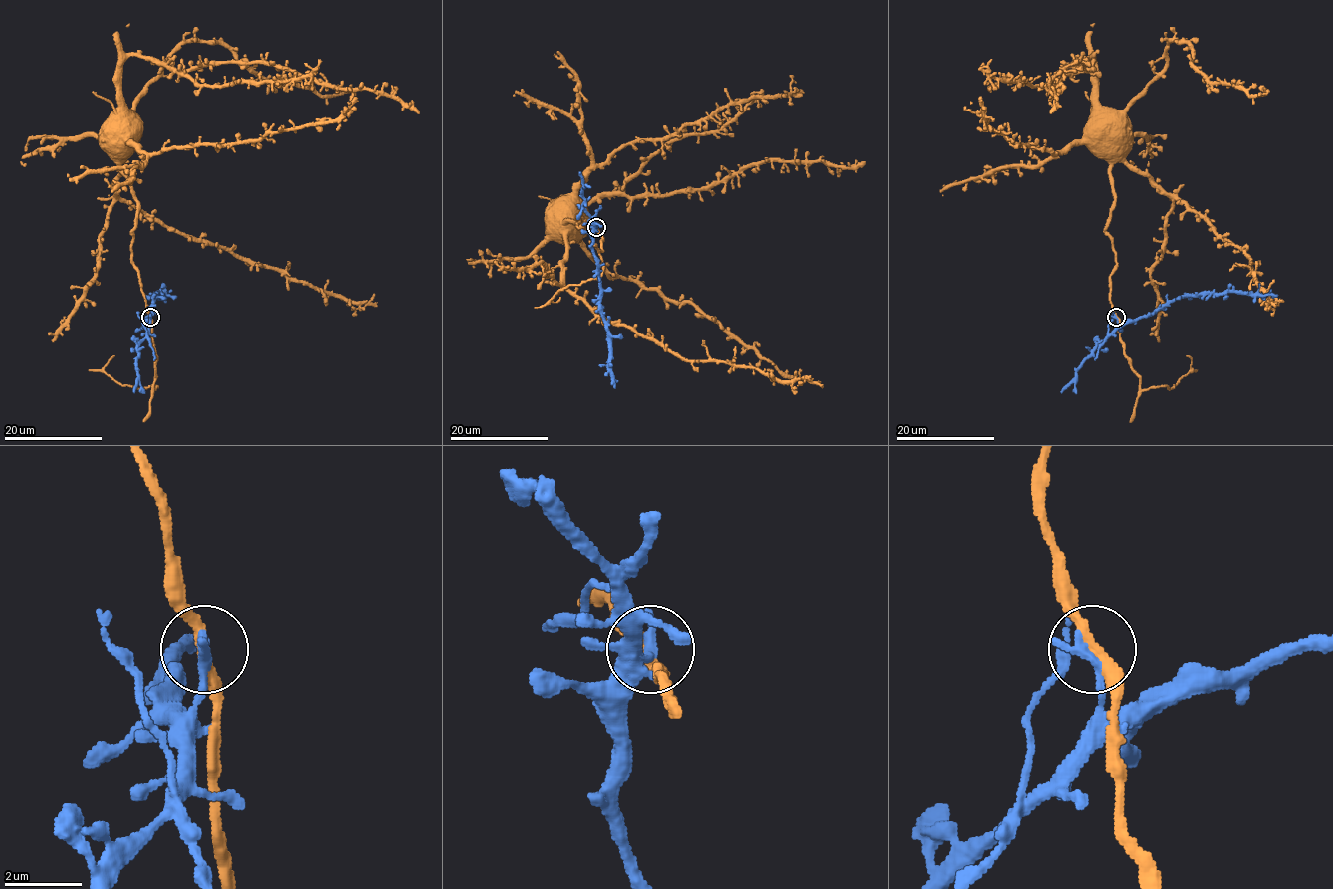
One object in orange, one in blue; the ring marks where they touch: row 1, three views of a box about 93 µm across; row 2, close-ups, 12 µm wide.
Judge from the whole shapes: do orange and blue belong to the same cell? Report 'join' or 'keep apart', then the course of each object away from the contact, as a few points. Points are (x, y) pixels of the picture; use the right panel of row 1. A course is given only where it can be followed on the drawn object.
keep apart; course orange (1116, 317), (1110, 301), (1110, 278), (1116, 264), (1113, 239), (1105, 231), (1114, 191), (1103, 139); course blue (1116, 317), (1119, 325), (1134, 322), (1177, 299), (1204, 294), (1277, 296)

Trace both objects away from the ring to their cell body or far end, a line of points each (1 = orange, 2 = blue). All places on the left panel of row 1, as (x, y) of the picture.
1: (150, 317), (140, 278), (133, 264), (131, 239), (136, 218), (134, 191), (120, 162), (108, 148), (105, 140)
2: (150, 317), (154, 296), (163, 292), (168, 296)

